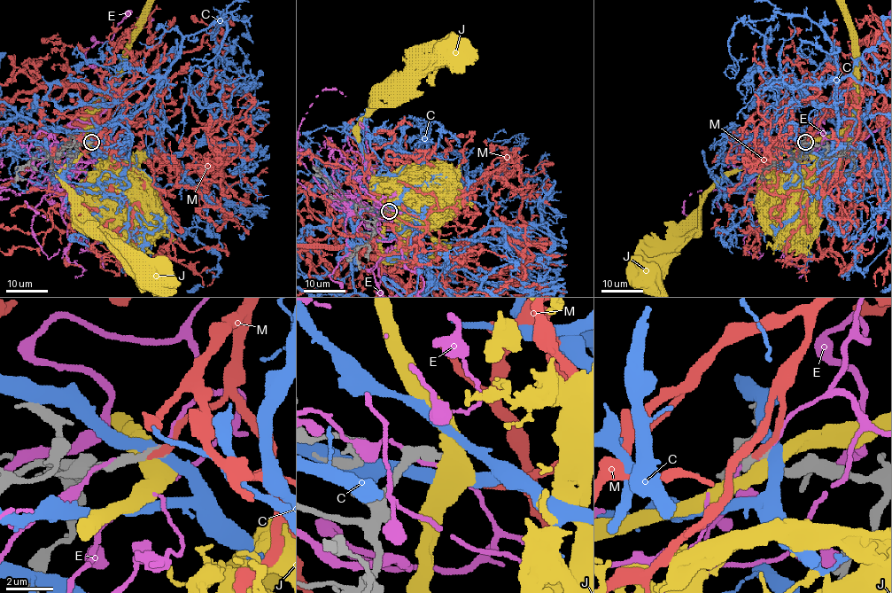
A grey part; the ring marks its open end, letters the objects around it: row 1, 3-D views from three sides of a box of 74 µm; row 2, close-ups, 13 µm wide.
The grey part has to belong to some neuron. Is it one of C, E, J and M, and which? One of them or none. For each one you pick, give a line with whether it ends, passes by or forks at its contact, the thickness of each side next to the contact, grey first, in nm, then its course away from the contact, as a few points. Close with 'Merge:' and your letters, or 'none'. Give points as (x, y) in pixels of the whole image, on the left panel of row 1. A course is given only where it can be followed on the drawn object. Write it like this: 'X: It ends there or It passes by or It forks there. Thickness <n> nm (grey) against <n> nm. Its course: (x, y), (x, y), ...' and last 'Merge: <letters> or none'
M: It ends there. Thickness 440 nm (grey) against 320 nm
Merge: M

